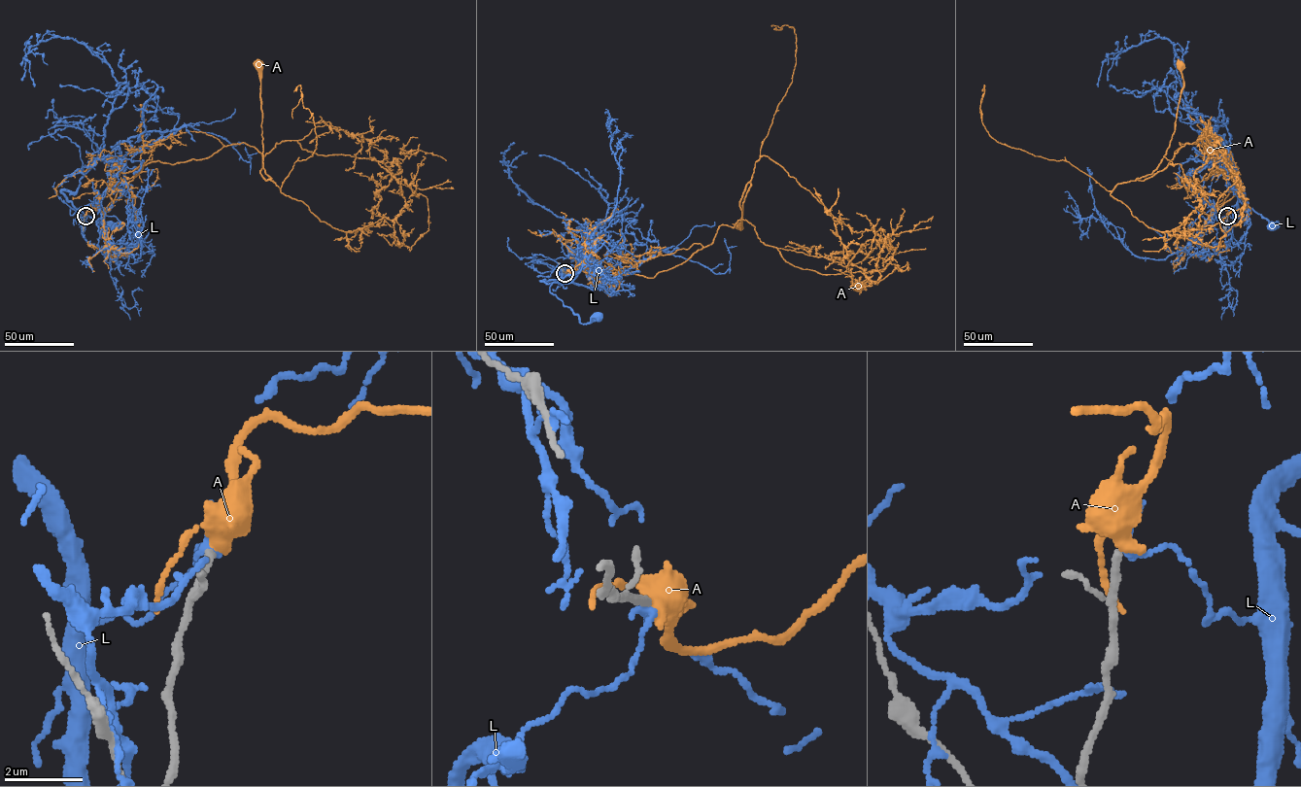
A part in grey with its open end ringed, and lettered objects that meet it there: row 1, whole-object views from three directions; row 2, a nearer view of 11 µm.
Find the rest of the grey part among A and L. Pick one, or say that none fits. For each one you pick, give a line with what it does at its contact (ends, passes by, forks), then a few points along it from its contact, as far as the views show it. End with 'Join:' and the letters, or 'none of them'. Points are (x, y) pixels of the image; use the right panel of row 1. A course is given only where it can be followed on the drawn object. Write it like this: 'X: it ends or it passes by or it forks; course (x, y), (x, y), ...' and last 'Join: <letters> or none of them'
A: it passes by; course (1227, 215), (1232, 163), (1200, 145), (1138, 179), (1169, 145), (1179, 66)
Join: A

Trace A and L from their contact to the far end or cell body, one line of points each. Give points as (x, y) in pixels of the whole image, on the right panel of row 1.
A: (1227, 215), (1232, 163), (1200, 145), (1138, 179), (1169, 145), (1179, 66)
L: (1227, 216), (1232, 218), (1236, 212), (1241, 215), (1245, 209), (1251, 208), (1271, 223), (1279, 223), (1271, 226)

